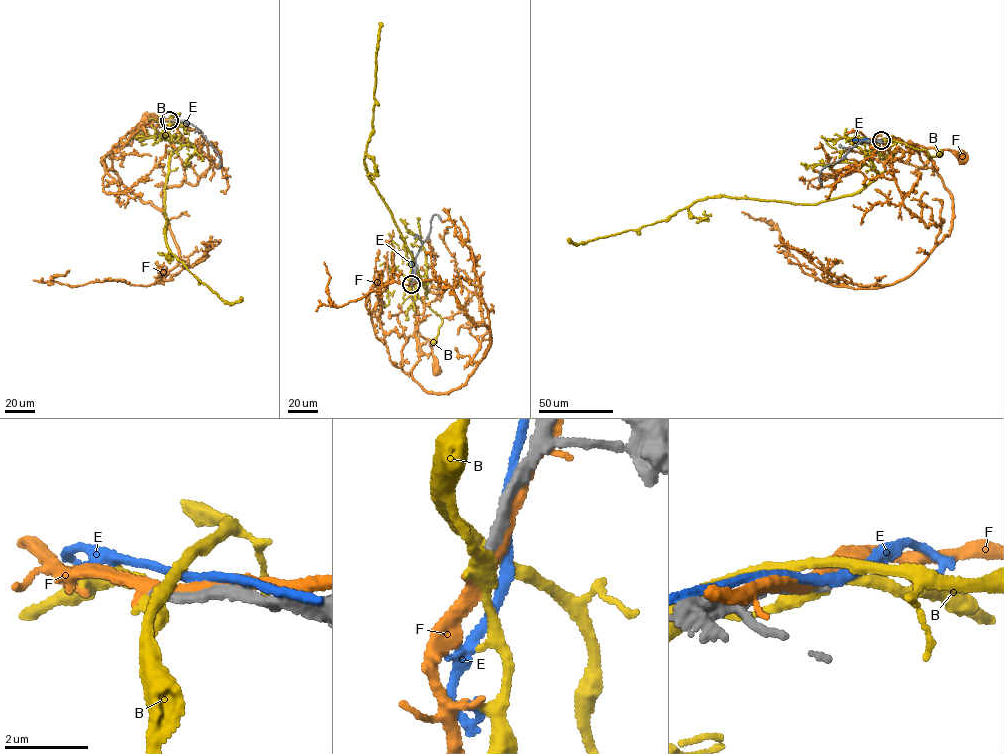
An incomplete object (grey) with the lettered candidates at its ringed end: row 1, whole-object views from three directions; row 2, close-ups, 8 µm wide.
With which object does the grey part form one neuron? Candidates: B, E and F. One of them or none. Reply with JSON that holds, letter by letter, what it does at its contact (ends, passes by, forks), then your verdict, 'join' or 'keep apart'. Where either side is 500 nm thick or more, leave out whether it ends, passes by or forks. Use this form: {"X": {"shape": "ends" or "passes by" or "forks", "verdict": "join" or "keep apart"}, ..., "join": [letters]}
{"B": {"shape": "passes by", "verdict": "keep apart"}, "E": {"shape": "passes by", "verdict": "keep apart"}, "F": {"shape": "passes by", "verdict": "keep apart"}, "join": []}

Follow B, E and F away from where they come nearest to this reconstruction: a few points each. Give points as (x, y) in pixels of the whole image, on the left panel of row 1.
B: (169, 120), (171, 115), (180, 113), (173, 121), (158, 119)
E: (171, 120), (187, 123)
F: (171, 120), (162, 116), (149, 120), (156, 117), (152, 113), (145, 120)

